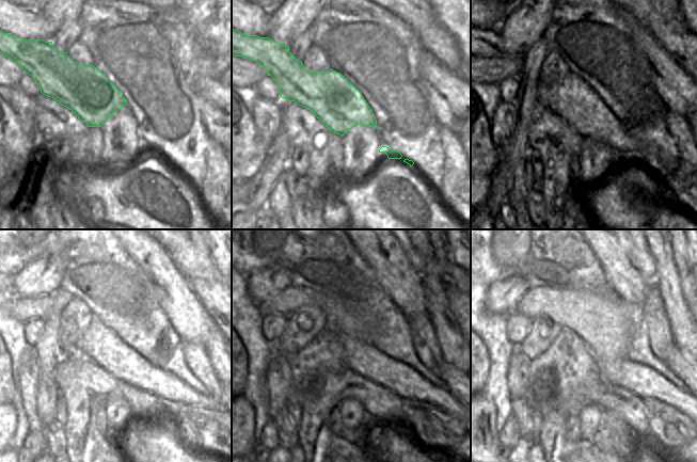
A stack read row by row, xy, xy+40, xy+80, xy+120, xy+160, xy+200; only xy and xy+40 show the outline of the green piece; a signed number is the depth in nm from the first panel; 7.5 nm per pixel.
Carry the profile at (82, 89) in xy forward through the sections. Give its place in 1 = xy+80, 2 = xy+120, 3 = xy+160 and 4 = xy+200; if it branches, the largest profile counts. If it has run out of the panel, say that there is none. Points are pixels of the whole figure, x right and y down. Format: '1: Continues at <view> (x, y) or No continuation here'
1: Continues at xy+80 (573, 100)
2: Continues at xy+120 (103, 346)
3: Continues at xy+160 (364, 360)
4: Continues at xy+200 (646, 383).

